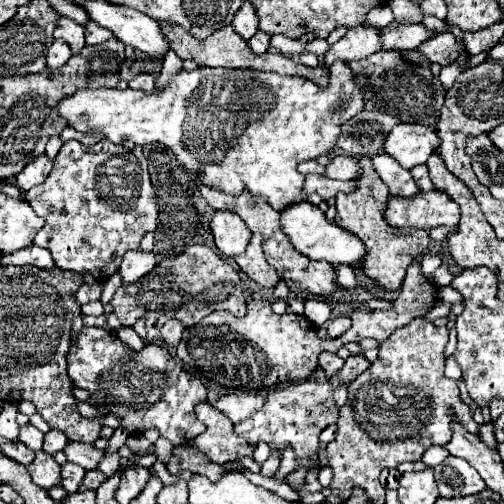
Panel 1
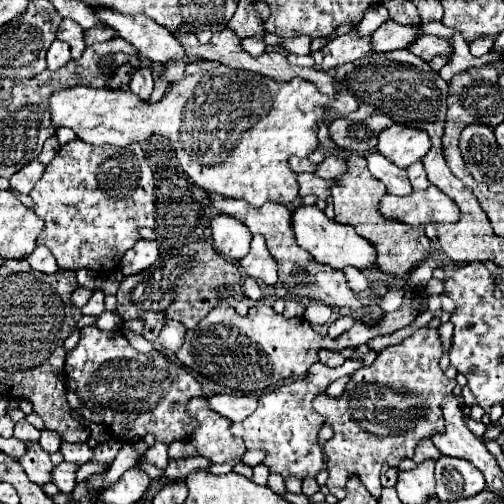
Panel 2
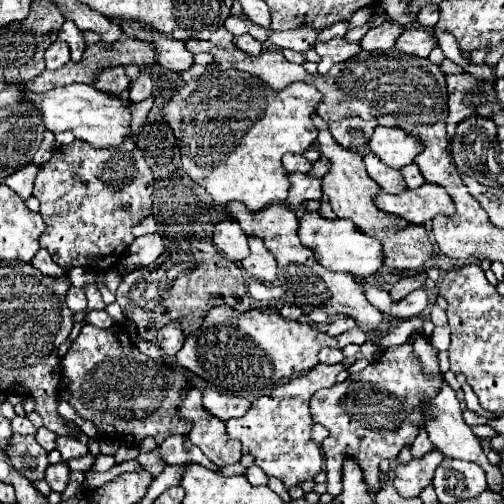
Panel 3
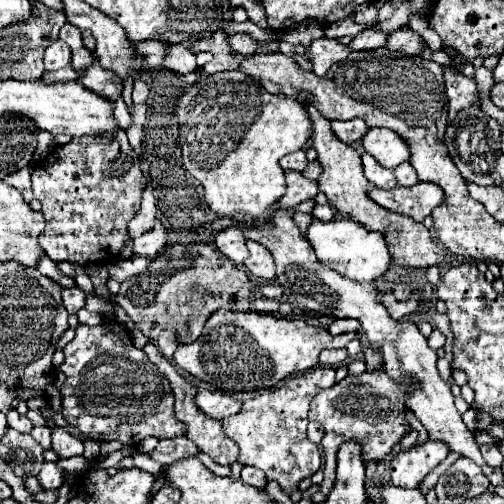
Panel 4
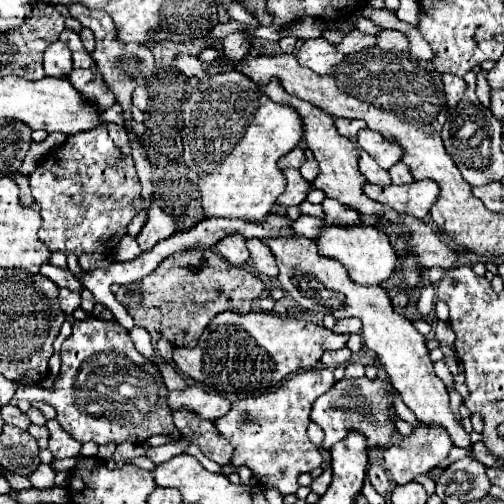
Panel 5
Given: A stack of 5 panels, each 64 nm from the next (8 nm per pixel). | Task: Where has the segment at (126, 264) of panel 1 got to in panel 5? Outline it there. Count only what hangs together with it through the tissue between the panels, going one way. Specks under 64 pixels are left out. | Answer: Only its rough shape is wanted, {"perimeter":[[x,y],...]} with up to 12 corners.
{"perimeter":[[152,196],[136,236],[142,250],[180,230],[178,220]]}

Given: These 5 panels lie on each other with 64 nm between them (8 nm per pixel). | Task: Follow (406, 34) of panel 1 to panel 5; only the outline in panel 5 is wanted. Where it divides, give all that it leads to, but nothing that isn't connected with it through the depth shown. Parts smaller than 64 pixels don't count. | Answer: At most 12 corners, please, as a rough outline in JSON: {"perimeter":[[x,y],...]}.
{"perimeter":[[358,30],[342,36],[334,44],[338,52],[352,54],[374,46],[376,38]]}

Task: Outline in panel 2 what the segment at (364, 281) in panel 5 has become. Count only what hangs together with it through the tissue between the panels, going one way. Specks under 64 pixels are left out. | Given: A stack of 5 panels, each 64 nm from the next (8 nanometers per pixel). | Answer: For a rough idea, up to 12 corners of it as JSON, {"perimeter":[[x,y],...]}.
{"perimeter":[[316,206],[296,208],[298,244],[336,270],[372,270],[376,246]]}

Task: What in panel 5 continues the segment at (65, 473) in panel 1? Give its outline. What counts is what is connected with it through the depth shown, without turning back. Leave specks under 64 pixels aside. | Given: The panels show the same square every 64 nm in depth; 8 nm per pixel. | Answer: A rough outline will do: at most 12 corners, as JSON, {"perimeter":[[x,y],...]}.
{"perimeter":[[40,464],[28,474],[34,488],[52,488],[56,472]]}

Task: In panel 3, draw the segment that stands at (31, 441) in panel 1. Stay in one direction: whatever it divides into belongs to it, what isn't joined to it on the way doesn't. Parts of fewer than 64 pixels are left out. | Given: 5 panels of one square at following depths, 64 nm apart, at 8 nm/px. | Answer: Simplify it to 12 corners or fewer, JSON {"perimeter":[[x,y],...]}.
{"perimeter":[[26,416],[10,420],[12,432],[36,434],[36,426]]}

